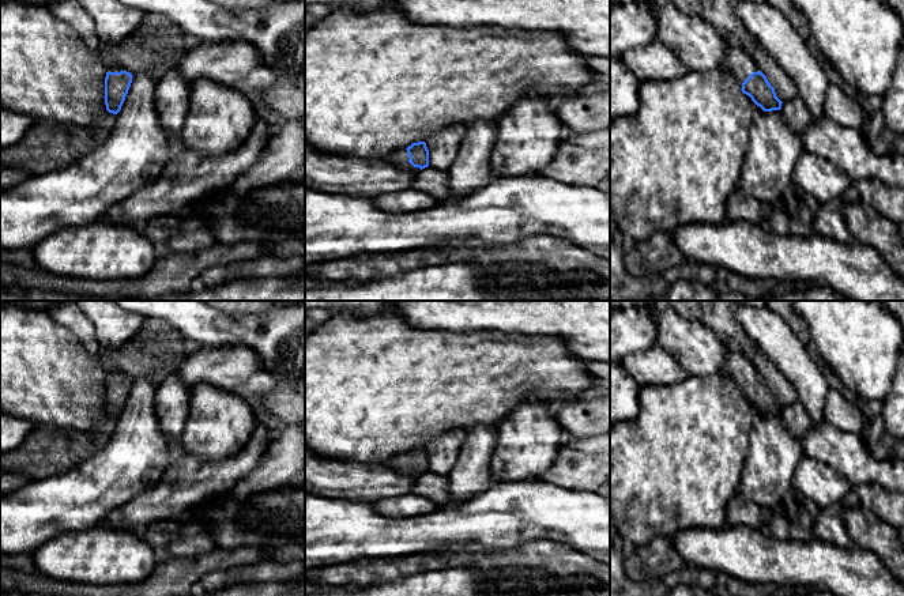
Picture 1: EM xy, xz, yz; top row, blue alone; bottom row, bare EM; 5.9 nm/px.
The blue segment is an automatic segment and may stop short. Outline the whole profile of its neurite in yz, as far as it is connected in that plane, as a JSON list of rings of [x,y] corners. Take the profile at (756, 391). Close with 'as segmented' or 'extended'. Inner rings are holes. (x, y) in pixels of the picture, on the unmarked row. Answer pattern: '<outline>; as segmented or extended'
[[[728,351],[724,370],[742,388],[742,397],[749,400],[764,416],[781,414],[783,407],[776,401],[775,393],[760,371],[742,354]]]; extended

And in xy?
[[[123,371],[106,373],[106,418],[87,430],[38,426],[15,449],[0,452],[0,472],[14,472],[41,480],[63,475],[99,452],[113,434],[125,405],[132,380]]]; extended

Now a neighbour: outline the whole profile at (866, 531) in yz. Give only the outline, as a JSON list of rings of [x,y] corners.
[[[844,505],[844,524],[855,546],[874,552],[889,573],[904,580],[904,544],[899,529],[862,508]]]

